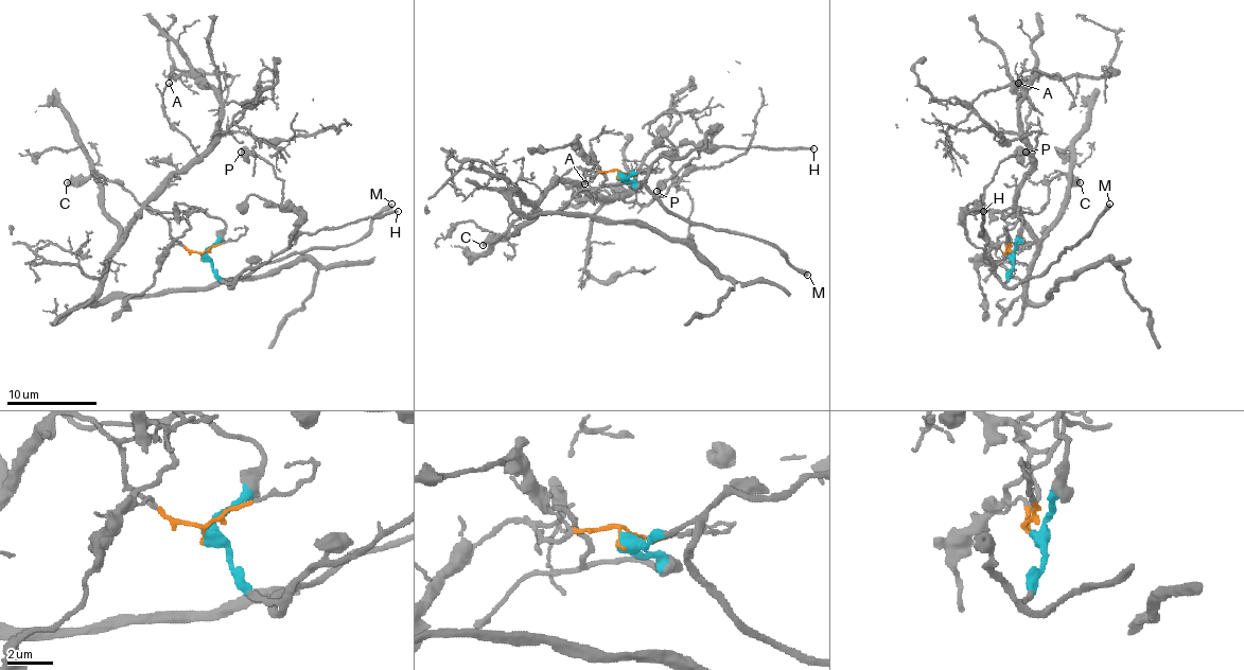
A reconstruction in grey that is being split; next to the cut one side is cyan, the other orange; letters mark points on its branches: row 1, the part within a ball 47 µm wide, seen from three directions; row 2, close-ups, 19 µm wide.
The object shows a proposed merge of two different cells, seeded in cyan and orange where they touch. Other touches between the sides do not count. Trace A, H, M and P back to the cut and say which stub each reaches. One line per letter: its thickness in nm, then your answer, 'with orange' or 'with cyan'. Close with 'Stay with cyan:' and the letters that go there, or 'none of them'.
A: calibre 150 nm; with orange
H: calibre 190 nm; with cyan
M: calibre 420 nm; with cyan
P: calibre 600 nm; with cyan
Stay with cyan: H, M, P

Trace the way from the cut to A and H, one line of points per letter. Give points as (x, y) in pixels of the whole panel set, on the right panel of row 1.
A: (1011, 260), (1004, 252), (1009, 236), (1002, 212), (1027, 176), (1031, 156), (1025, 138), (1029, 113), (1017, 82)
H: (1011, 260), (1009, 278), (1002, 282), (991, 270), (993, 266), (984, 254), (984, 210)

